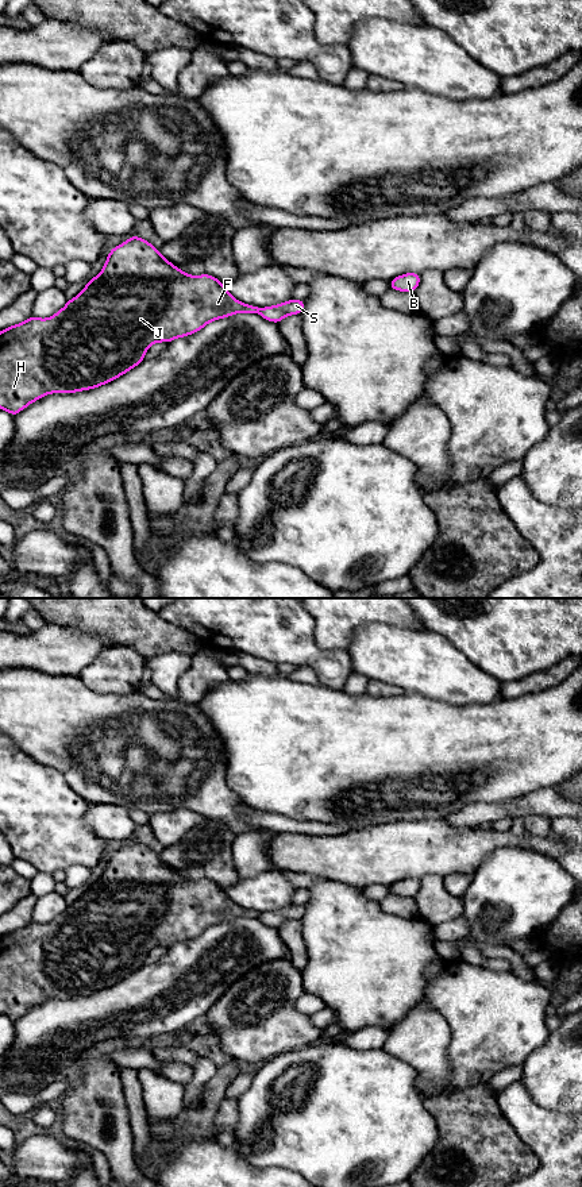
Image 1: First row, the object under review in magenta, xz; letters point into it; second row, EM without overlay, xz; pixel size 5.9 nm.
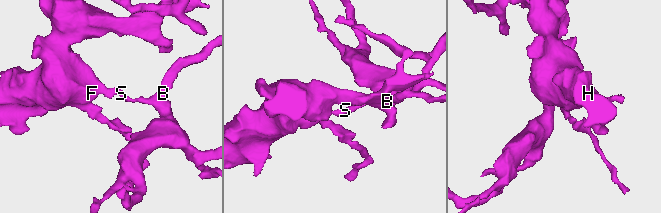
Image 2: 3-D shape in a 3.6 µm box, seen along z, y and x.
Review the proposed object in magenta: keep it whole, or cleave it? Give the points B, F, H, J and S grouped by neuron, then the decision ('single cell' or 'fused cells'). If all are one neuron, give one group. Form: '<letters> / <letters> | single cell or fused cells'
B S / F H J | fused cells

